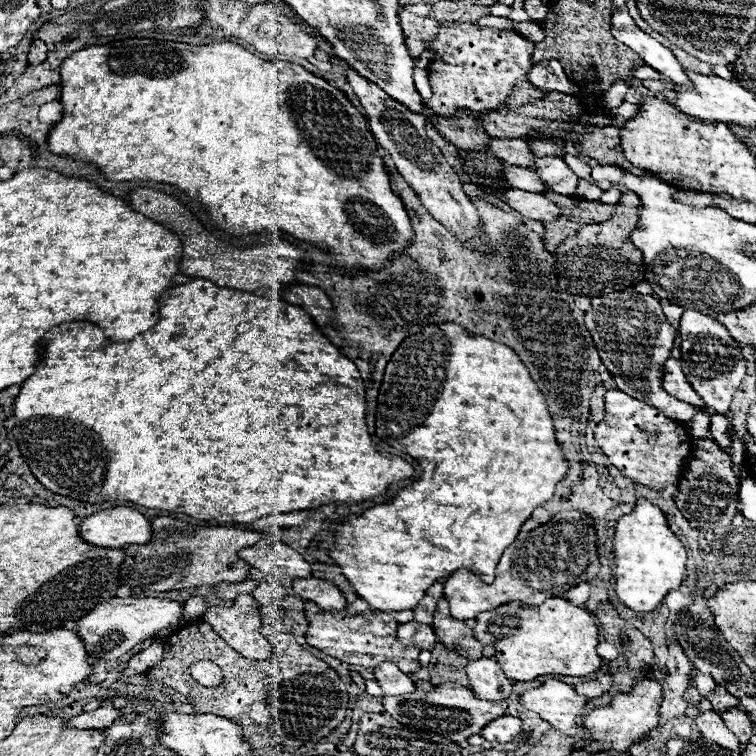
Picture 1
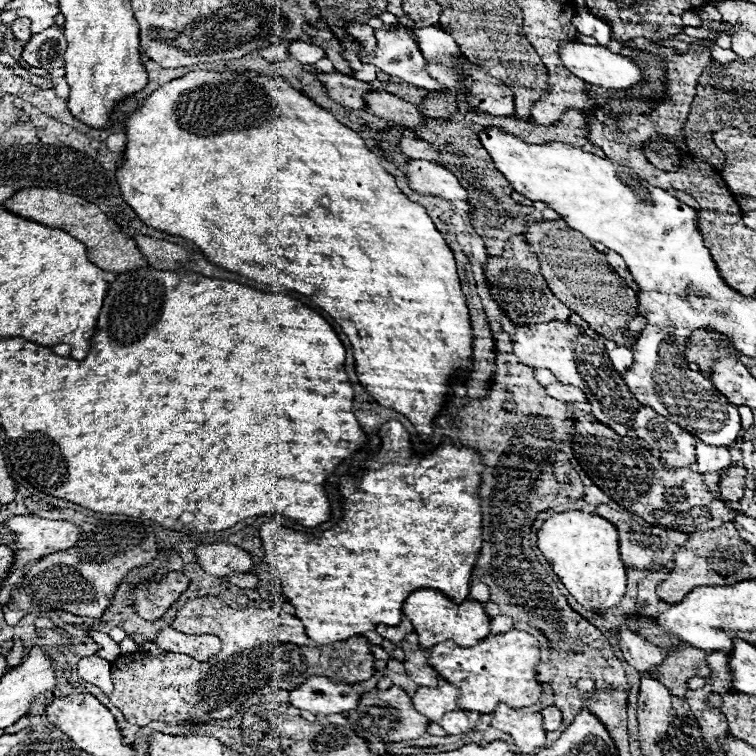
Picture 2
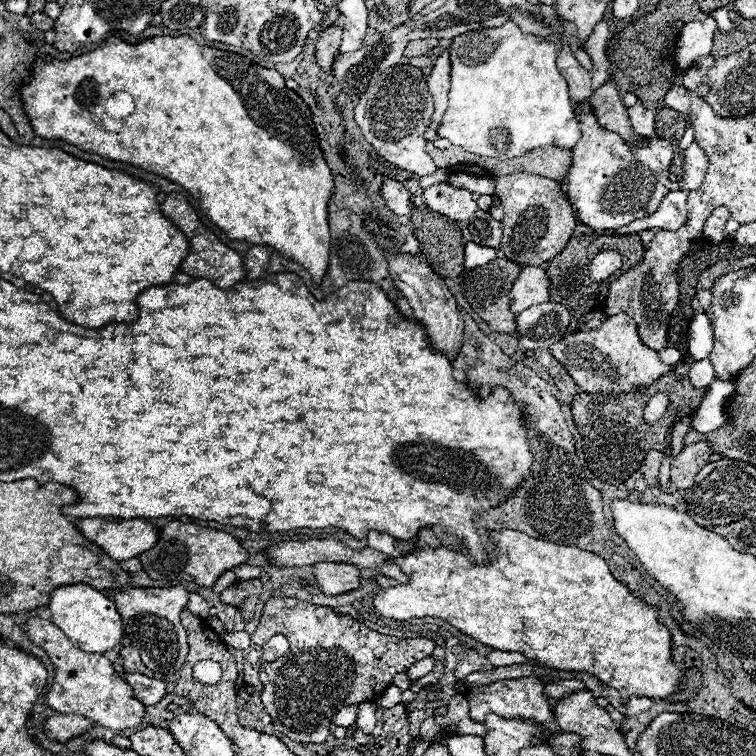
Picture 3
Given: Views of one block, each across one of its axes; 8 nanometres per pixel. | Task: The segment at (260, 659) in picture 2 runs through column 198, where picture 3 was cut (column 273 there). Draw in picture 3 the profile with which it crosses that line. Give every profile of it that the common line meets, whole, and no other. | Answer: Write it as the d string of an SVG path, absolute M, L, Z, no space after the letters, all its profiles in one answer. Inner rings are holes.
M270 598L264 604L260 622L252 634L252 640L266 642L274 634L284 634L290 642L288 652L274 662L264 662L260 666L260 680L264 690L260 694L266 712L272 716L272 724L278 732L294 742L302 744L322 744L328 738L328 726L332 716L350 704L374 702L390 684L394 674L406 672L414 662L430 656L434 652L434 642L430 638L396 638L378 634L350 616L338 616L328 606L314 606L300 602L296 598Z

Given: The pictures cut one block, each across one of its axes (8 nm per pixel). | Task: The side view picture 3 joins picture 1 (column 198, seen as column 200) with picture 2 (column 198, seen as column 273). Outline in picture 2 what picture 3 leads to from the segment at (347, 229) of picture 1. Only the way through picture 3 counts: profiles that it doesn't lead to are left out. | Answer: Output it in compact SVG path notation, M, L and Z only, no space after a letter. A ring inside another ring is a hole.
M228 68L224 70L194 70L194 72L188 72L168 84L164 84L162 88L154 90L148 98L142 100L140 106L136 106L132 112L126 112L124 118L122 118L122 124L124 124L124 132L126 132L126 138L128 138L128 144L126 144L126 150L124 150L124 160L122 164L118 166L116 170L116 184L120 186L120 192L126 200L126 204L140 216L140 220L144 220L144 224L156 228L156 230L162 230L166 234L172 234L172 236L182 236L190 242L196 244L196 248L214 264L230 270L230 272L236 272L240 276L246 276L250 280L256 280L256 282L262 282L262 284L268 284L268 286L282 286L286 290L296 290L298 294L304 294L306 298L310 298L314 304L318 304L324 312L328 312L342 328L342 332L348 336L350 344L352 344L352 350L354 350L354 360L356 360L356 376L358 376L358 382L362 384L362 388L372 396L376 398L376 402L384 408L392 408L400 414L404 414L412 424L414 428L420 432L420 438L422 440L430 440L432 436L432 418L442 410L442 404L444 400L448 398L448 390L446 390L446 384L452 380L452 378L462 378L464 372L470 368L470 358L472 358L472 326L470 326L470 316L468 316L468 308L466 308L466 298L460 290L460 280L458 280L458 274L456 274L456 264L454 264L454 256L452 256L452 250L448 248L446 240L442 238L442 234L436 230L432 218L428 216L426 208L408 200L402 190L398 188L396 184L396 178L392 174L388 174L382 164L380 164L380 156L374 154L372 150L366 148L366 142L354 132L350 130L348 126L340 124L328 110L324 110L322 106L314 104L306 94L302 94L300 90L292 88L286 80L282 80L280 76L264 76L264 74L250 74L246 70L242 72L232 72Z

